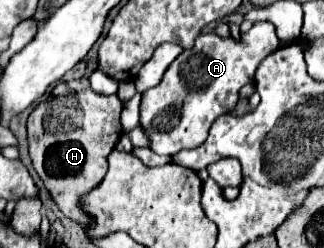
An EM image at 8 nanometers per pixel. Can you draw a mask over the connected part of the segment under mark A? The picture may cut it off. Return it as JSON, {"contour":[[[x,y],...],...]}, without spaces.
{"contour":[[[256,21],[252,25],[252,29],[242,35],[240,41],[230,39],[222,39],[214,32],[202,33],[198,35],[196,43],[192,49],[182,51],[166,69],[162,81],[148,89],[146,93],[142,93],[142,105],[140,105],[140,127],[144,129],[146,137],[150,139],[150,149],[158,155],[176,155],[182,149],[188,147],[198,147],[206,135],[210,125],[216,121],[216,117],[228,113],[234,109],[234,105],[238,103],[238,93],[246,83],[254,81],[254,73],[258,69],[258,65],[276,49],[280,47],[280,39],[276,37],[276,27],[268,21]]]}

